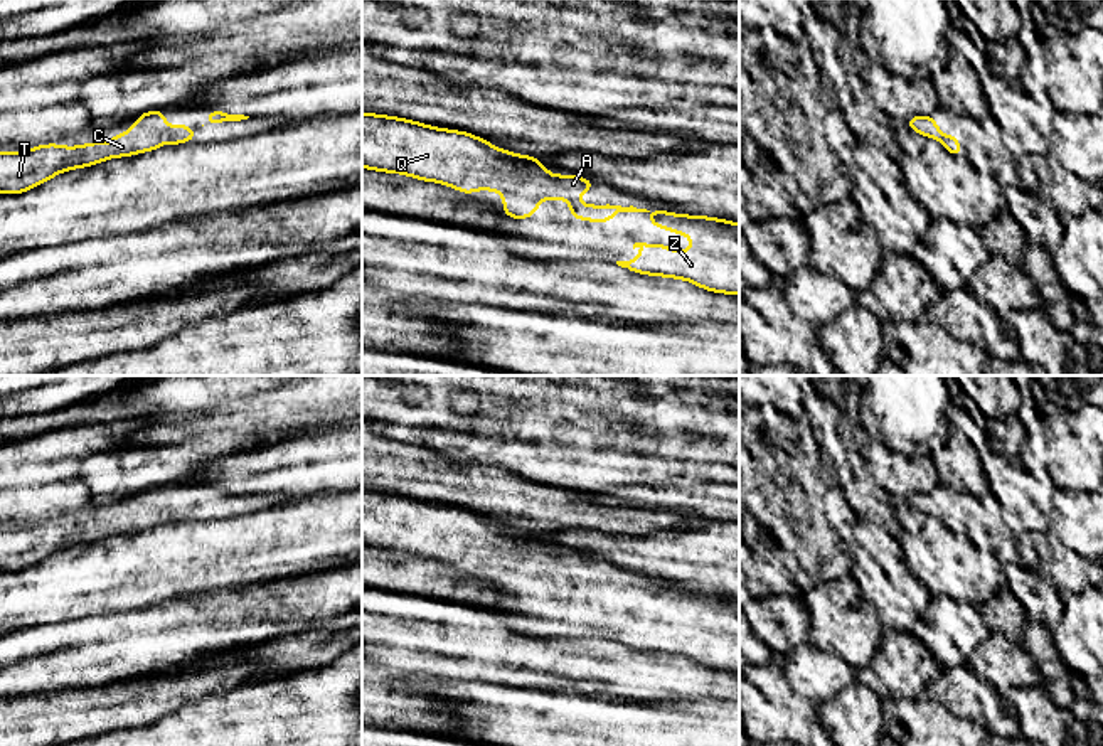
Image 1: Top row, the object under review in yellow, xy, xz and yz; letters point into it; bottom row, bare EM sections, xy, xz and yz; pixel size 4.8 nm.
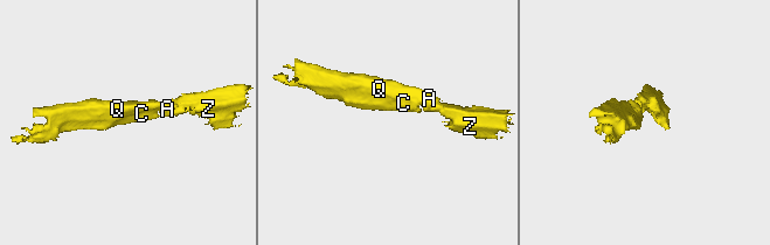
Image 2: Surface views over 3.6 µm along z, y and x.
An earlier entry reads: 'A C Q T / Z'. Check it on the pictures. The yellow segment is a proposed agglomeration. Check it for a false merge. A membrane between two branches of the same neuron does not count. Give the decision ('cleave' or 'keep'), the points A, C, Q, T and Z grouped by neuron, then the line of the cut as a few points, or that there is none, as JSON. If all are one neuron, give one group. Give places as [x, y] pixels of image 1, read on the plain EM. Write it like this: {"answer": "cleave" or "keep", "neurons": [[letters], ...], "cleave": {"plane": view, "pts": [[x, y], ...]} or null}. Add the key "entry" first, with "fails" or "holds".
{"entry": "fails", "answer": "keep", "neurons": [["A", "C", "Q", "T", "Z"]], "cleave": null}

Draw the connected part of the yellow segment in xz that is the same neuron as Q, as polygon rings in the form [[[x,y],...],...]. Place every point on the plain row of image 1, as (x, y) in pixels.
[[[362,490],[362,544],[377,549],[394,549],[419,557],[440,559],[465,571],[490,566],[504,571],[504,591],[510,596],[525,596],[537,591],[542,576],[566,576],[573,596],[589,599],[613,598],[618,589],[648,589],[648,596],[658,606],[687,611],[692,625],[685,630],[669,623],[635,620],[642,626],[640,637],[616,638],[633,650],[687,657],[704,667],[739,672],[739,601],[704,593],[682,593],[665,588],[647,588],[633,583],[586,583],[573,576],[593,567],[594,559],[578,552],[551,552],[539,534],[525,534],[500,527],[492,520],[455,507],[434,505],[404,495]]]

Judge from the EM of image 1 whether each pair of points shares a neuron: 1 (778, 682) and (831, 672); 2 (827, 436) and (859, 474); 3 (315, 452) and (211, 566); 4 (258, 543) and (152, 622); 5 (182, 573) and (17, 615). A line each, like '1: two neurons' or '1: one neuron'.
1: two neurons
2: one neuron
3: two neurons
4: two neurons
5: one neuron

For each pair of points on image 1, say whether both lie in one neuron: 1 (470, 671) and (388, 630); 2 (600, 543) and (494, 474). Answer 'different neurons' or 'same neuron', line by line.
1: same neuron
2: different neurons

